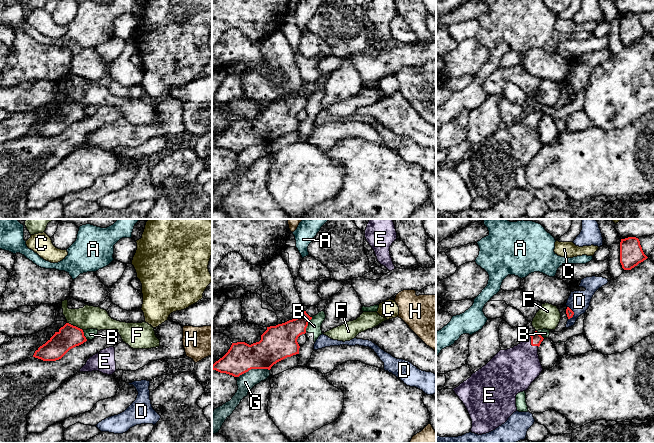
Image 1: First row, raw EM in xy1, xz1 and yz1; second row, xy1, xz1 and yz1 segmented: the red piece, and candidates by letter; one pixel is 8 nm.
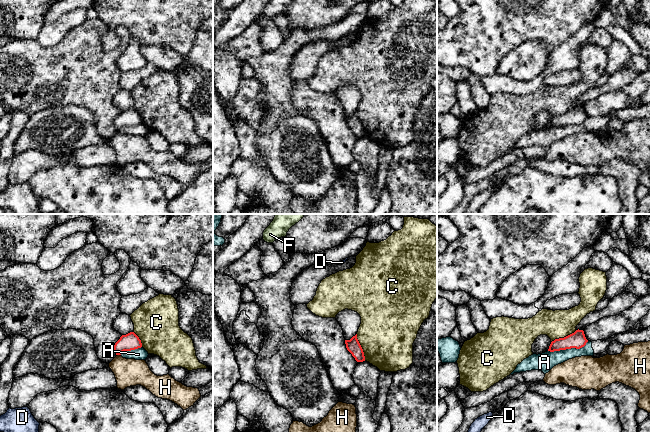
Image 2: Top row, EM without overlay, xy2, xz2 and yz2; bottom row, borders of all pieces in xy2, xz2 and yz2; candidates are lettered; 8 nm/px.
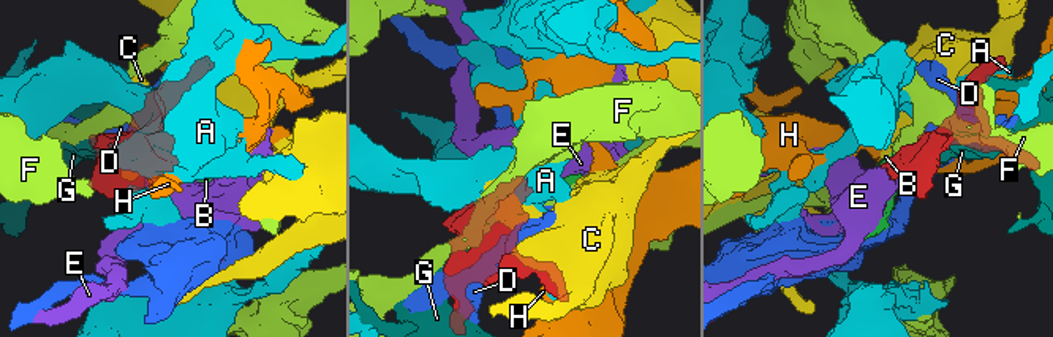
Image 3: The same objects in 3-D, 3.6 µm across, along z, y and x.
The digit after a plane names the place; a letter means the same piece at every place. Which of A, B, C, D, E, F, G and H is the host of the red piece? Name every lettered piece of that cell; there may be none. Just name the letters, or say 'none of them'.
E

